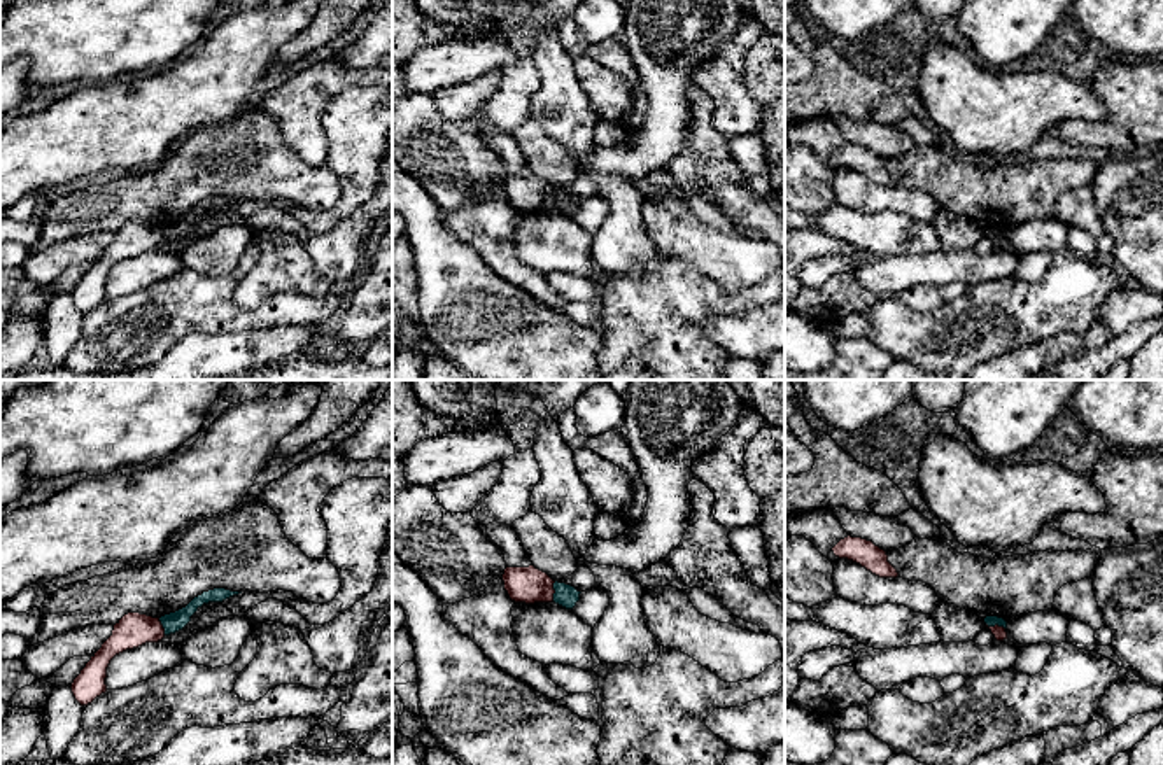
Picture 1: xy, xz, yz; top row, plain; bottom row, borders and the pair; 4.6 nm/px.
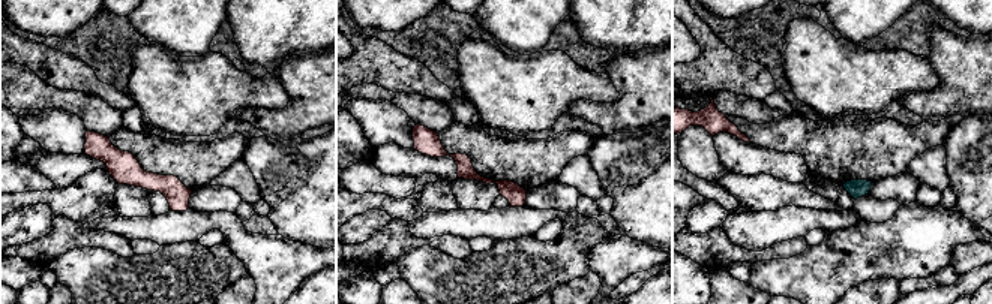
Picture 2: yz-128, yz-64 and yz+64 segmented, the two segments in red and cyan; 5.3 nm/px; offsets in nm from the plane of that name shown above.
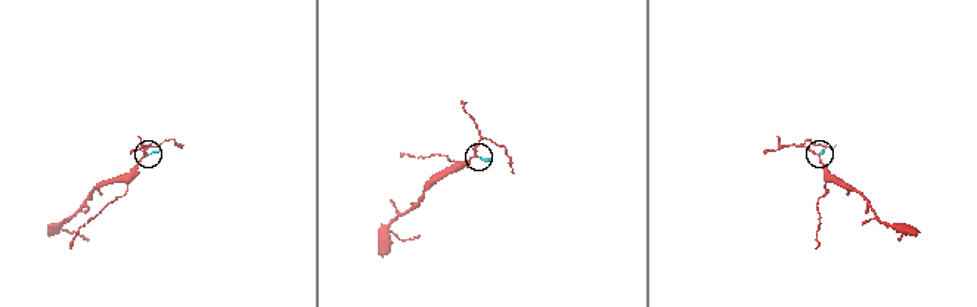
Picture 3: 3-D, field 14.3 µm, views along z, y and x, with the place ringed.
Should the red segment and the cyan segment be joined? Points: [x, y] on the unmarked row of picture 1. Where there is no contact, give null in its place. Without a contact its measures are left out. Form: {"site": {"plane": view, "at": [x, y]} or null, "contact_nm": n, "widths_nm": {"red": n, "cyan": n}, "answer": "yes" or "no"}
{"site": {"plane": "xz", "at": [554, 198]}, "contact_nm": 90, "widths_nm": {"red": 170, "cyan": 110}, "answer": "no"}

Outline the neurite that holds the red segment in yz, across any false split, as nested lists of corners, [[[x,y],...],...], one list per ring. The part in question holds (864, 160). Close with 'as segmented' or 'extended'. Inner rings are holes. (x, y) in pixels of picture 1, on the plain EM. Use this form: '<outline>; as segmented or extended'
[[[844,145],[841,147],[834,156],[834,163],[839,166],[848,166],[872,182],[879,186],[897,186],[897,177],[888,170],[888,163],[885,158],[876,154],[872,149],[862,147],[862,145]]]; as segmented

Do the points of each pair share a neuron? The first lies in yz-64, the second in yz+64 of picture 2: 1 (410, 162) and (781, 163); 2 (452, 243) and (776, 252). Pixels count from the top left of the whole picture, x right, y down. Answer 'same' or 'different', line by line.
1: same
2: same

